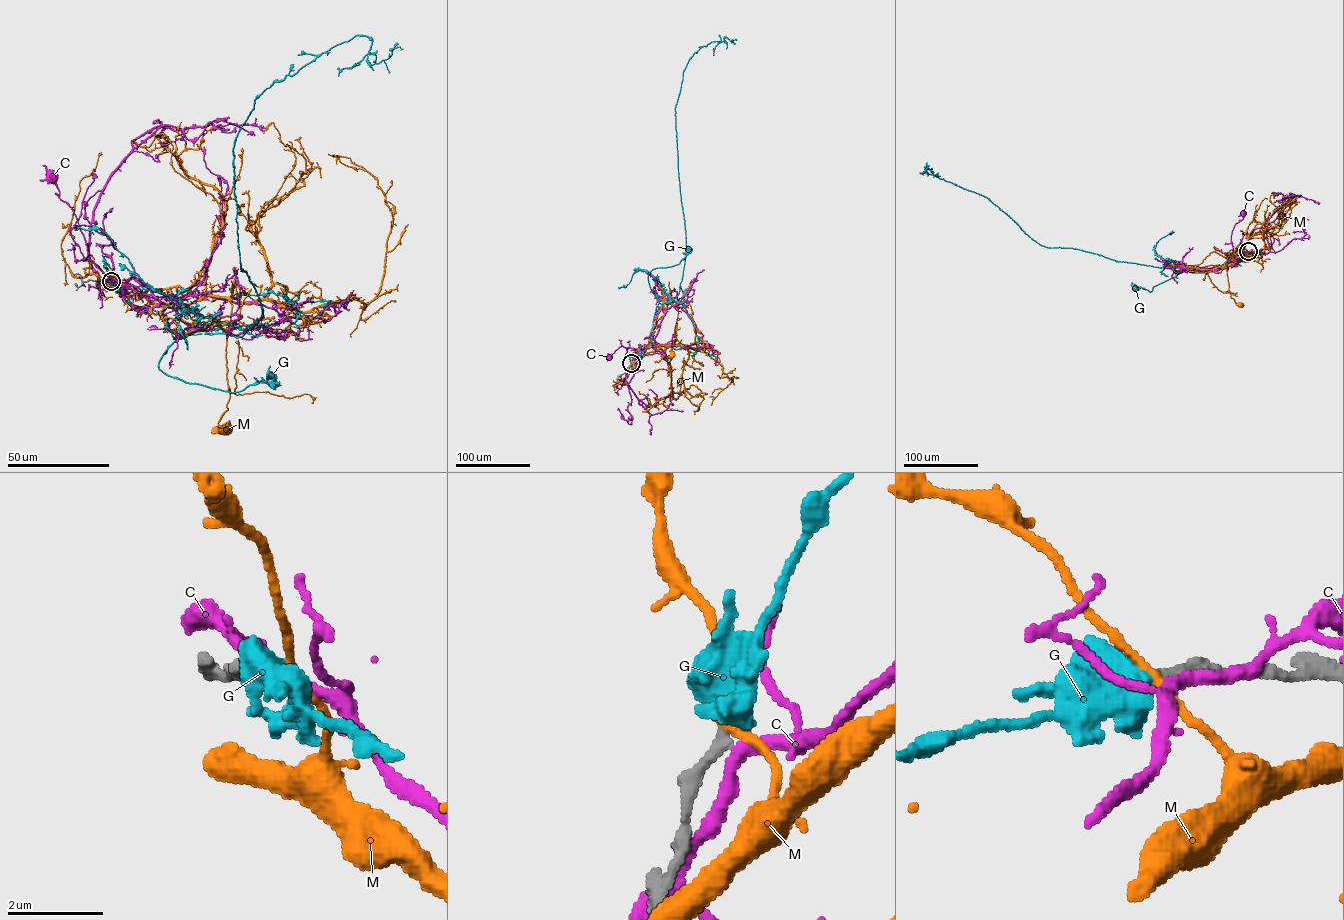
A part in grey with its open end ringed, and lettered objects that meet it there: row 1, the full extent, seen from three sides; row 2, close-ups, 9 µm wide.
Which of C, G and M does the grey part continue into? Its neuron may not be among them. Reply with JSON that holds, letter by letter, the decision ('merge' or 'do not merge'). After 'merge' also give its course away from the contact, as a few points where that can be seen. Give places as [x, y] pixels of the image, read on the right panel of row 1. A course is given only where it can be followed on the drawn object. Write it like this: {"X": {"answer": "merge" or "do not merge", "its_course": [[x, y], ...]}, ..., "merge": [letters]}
{"C": {"answer": "do not merge"}, "G": {"answer": "merge", "its_course": [[1248, 251], [1238, 261], [1224, 267], [1200, 272], [1183, 271], [1154, 286], [1151, 291], [1134, 285]]}, "M": {"answer": "do not merge"}, "merge": ["G"]}

